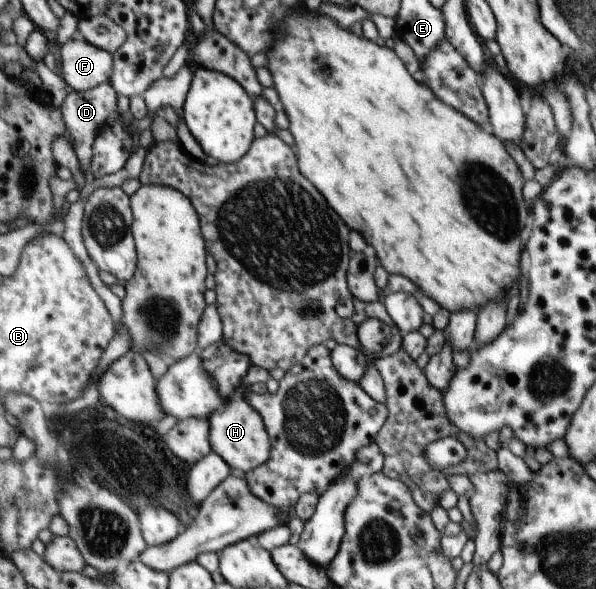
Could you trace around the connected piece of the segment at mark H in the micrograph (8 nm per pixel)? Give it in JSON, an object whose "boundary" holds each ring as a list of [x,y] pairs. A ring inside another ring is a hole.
{"boundary":[[[234,389],[227,400],[232,400],[228,408],[219,408],[206,418],[209,426],[208,440],[211,450],[227,462],[232,471],[245,475],[268,460],[272,444],[262,417],[244,400],[242,392]]]}

